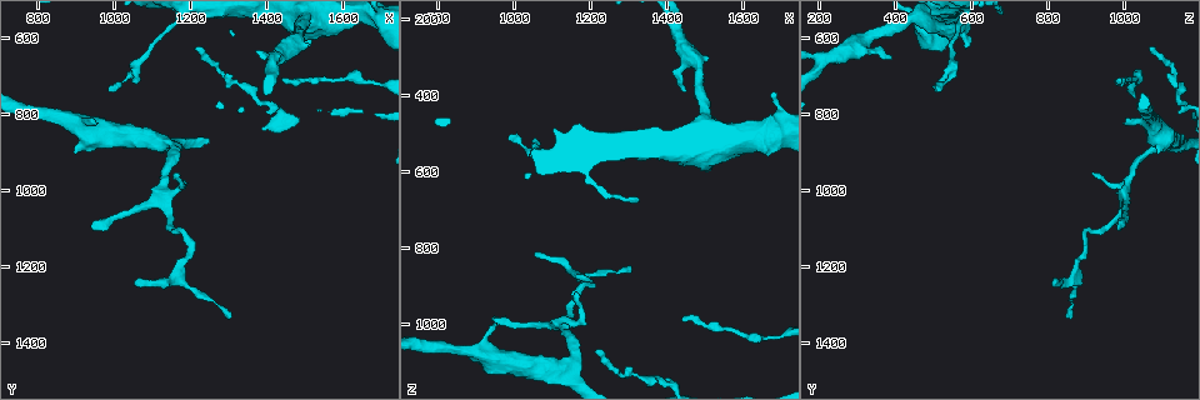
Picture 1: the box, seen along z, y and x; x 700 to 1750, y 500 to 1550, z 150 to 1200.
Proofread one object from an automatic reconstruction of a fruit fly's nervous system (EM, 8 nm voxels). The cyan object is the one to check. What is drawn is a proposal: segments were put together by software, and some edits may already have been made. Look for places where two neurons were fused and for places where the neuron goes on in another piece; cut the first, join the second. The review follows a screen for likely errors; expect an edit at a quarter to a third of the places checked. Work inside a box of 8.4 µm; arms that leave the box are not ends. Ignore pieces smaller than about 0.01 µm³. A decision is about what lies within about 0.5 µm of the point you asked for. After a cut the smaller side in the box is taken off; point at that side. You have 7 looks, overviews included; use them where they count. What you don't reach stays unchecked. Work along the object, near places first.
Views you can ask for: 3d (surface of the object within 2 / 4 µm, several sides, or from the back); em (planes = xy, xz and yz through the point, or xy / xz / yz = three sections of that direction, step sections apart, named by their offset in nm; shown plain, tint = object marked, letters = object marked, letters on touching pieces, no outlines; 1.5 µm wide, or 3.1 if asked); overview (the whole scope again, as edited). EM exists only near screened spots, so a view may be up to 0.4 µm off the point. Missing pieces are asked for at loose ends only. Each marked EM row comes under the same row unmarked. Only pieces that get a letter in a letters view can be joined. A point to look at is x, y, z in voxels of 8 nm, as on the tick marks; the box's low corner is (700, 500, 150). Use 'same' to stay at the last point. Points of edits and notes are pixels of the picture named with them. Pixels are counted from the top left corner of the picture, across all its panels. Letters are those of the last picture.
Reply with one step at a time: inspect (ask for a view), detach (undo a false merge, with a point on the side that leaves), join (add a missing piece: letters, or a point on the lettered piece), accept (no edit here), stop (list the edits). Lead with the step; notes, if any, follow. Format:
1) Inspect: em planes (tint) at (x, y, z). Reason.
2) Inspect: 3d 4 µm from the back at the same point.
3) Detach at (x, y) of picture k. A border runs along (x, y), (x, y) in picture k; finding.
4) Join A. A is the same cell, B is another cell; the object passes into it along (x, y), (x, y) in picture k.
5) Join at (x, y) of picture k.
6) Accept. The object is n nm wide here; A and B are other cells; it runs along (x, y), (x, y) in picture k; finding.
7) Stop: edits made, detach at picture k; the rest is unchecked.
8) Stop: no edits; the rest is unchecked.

Inspect: em xz step 8 (tint) at (1500, 630, 590). Stops while still wide.

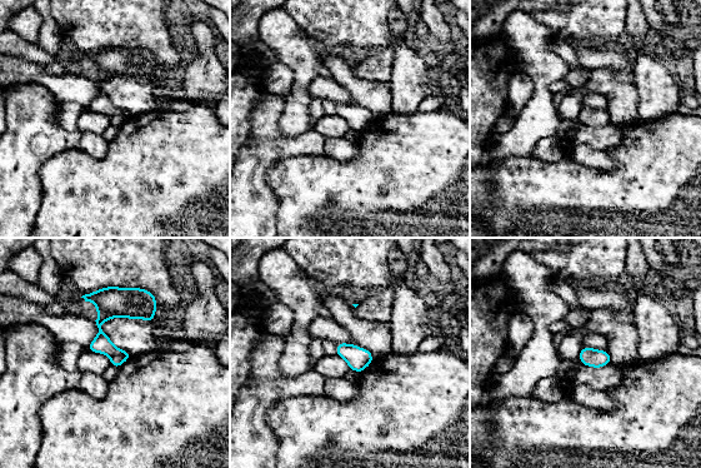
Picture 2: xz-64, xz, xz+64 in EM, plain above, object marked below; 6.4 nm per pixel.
Inspect: em planes (letters) at the same point.

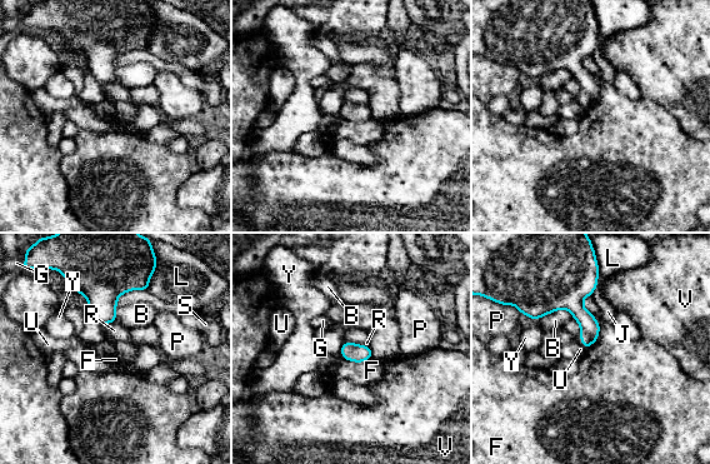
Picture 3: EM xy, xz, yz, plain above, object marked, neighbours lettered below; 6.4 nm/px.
Accept. The longest contact is with B, 260 nm; B, F, G, J, L, P, R, S, U, V and Y are other cells; a border runs along (371, 357), (361, 362), (345, 360) in picture 3; no lettered piece goes on from it.

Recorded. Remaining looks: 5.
Inspect: 3d 2 µm at (1300, 1340, 860). An open end.

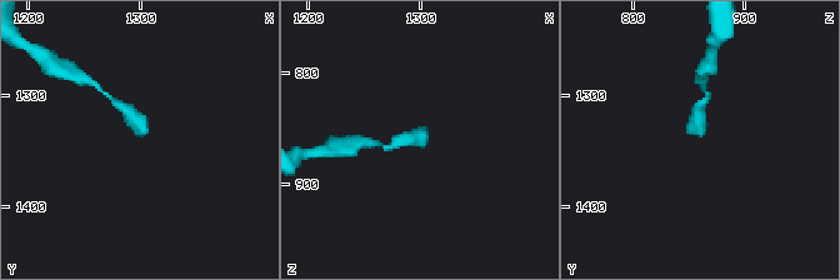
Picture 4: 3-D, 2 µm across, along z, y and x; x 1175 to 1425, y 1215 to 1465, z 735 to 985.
Inspect: em yz step 8 (letters) at (1302, 1338, 856).

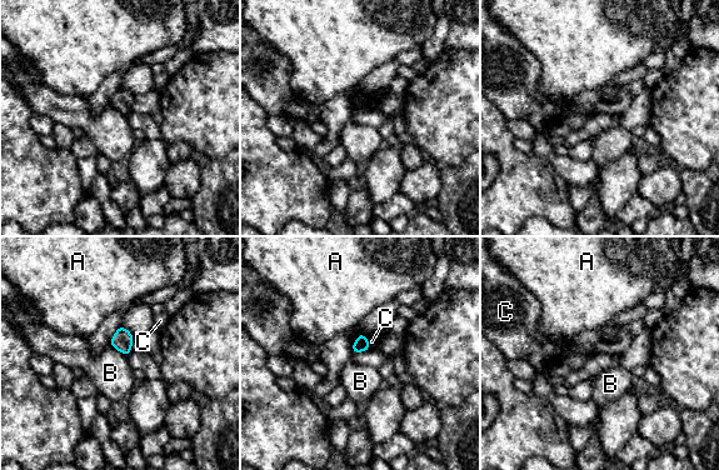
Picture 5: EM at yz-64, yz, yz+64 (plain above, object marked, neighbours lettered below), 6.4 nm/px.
Inspect: em planes (letters) at the same point.

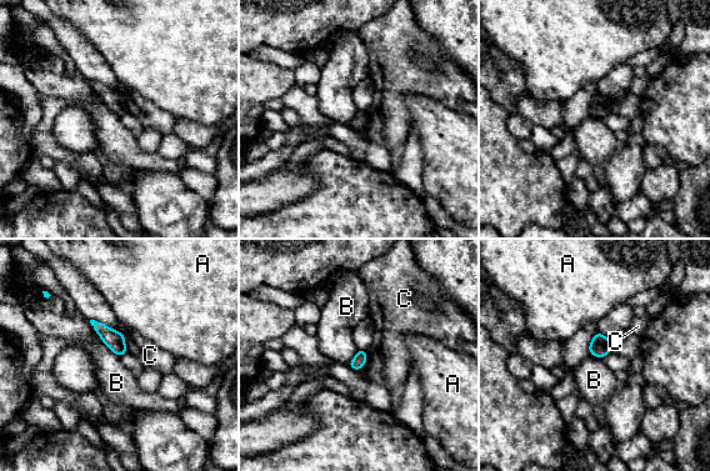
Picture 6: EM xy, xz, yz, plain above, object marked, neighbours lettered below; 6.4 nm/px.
Accept. The longest contact is with B, 320 nm; A, B and C are other cells; a border runs along (89, 320), (95, 332), (119, 357) in picture 6; none of them fits.

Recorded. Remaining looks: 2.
Inspect: 3d 2 µm at (1060, 1250, 810). Tapers out.

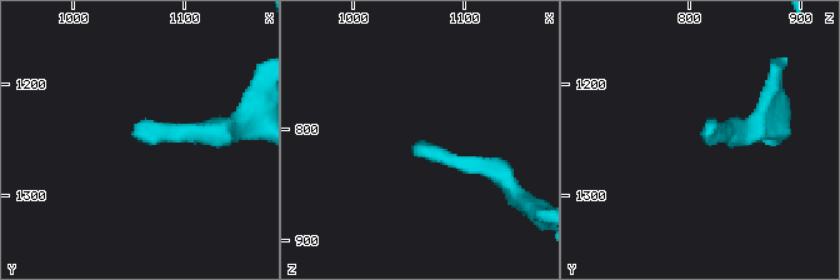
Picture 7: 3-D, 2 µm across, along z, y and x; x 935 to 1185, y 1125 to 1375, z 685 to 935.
Inspect: em planes (letters) at (1056, 1246, 814). Shape alone is not enough.

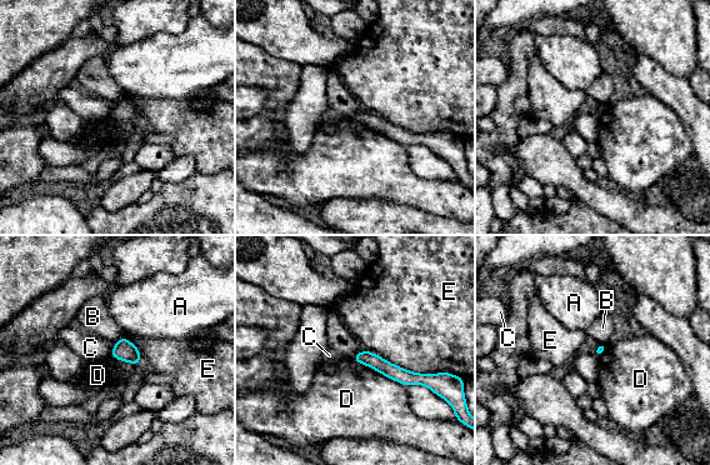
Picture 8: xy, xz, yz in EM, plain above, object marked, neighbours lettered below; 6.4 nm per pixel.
Accept. A, B, C, D and E are other cells; it runs along (358, 358), (425, 381) in picture 8; none of them fits.

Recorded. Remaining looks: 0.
Stop: no edits; the rest is unchecked.

